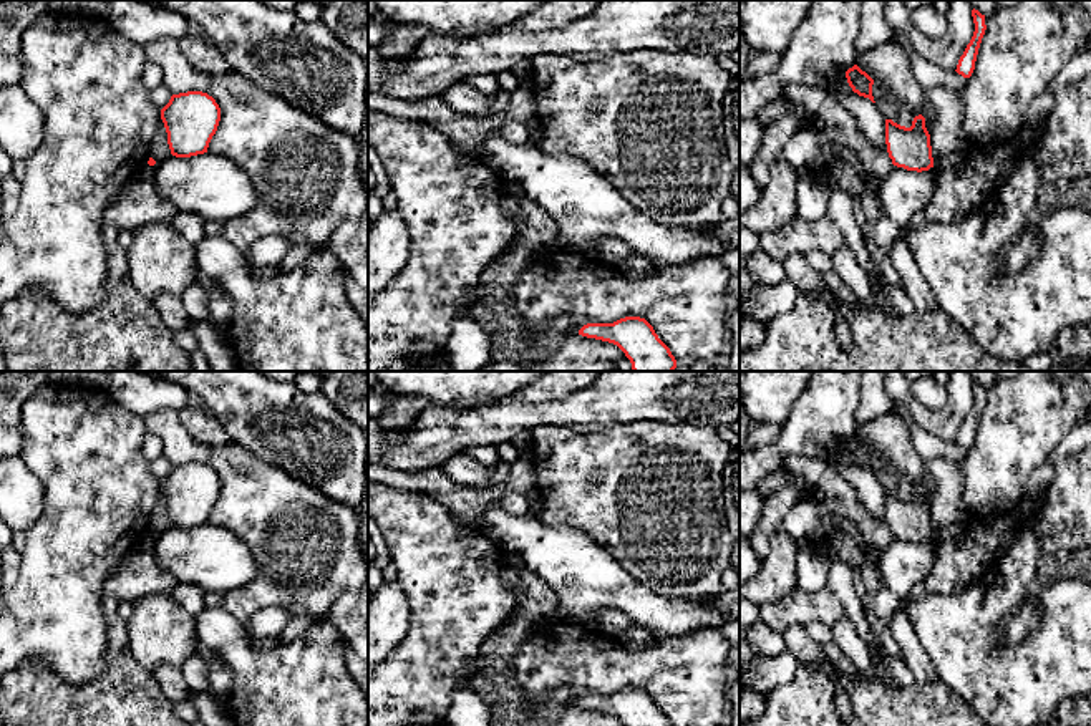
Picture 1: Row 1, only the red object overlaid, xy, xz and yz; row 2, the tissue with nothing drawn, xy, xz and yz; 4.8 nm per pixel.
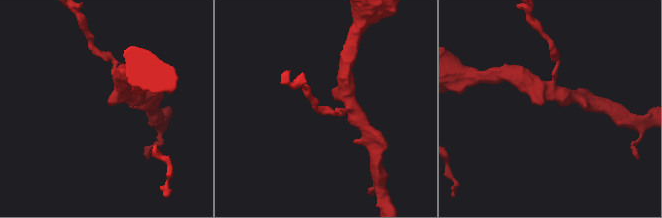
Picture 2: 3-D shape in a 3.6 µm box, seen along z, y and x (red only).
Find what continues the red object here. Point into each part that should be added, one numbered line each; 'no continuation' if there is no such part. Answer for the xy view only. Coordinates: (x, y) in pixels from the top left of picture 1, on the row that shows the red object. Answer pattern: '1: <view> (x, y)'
no continuation

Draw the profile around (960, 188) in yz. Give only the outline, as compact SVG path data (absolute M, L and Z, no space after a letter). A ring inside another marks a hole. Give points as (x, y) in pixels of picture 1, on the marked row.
M962 161L953 167L938 169L937 186L924 209L927 222L962 219L985 196L985 179L977 161Z

